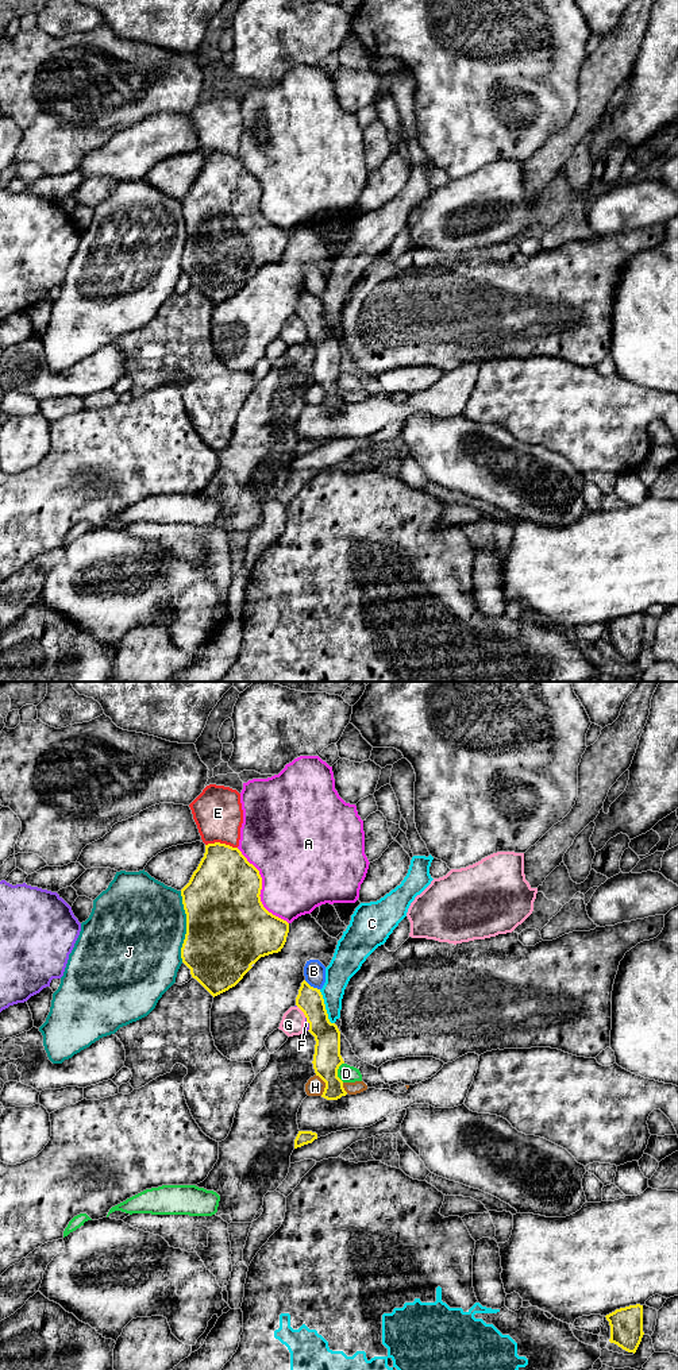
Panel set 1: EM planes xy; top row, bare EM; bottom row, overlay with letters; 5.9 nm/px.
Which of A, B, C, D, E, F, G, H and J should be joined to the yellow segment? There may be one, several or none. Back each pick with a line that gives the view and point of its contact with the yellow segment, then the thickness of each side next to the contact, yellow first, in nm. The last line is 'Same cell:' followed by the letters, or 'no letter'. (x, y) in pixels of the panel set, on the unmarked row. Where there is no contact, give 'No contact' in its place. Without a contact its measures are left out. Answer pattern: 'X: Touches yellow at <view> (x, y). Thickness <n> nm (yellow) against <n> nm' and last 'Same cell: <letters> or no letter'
Same cell: no letter

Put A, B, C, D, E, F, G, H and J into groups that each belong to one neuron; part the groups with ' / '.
A / B / C / D / E / F G / H / J

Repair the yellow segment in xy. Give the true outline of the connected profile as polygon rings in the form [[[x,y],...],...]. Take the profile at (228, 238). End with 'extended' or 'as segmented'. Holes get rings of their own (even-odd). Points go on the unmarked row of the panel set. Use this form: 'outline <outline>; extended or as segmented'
outline [[[215,151],[205,162],[189,192],[181,198],[186,223],[186,243],[181,256],[182,271],[213,306],[235,296],[261,266],[278,262],[286,251],[289,232],[269,221],[261,211],[262,186],[238,157]]]; as segmented

